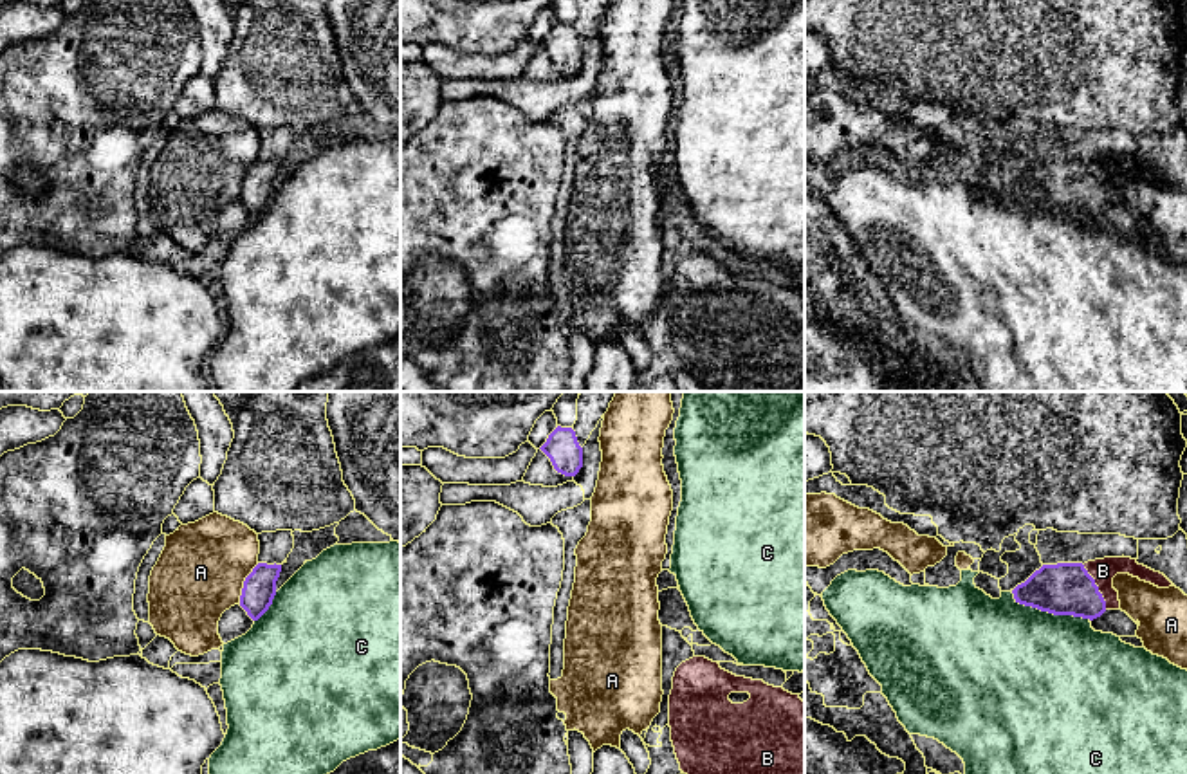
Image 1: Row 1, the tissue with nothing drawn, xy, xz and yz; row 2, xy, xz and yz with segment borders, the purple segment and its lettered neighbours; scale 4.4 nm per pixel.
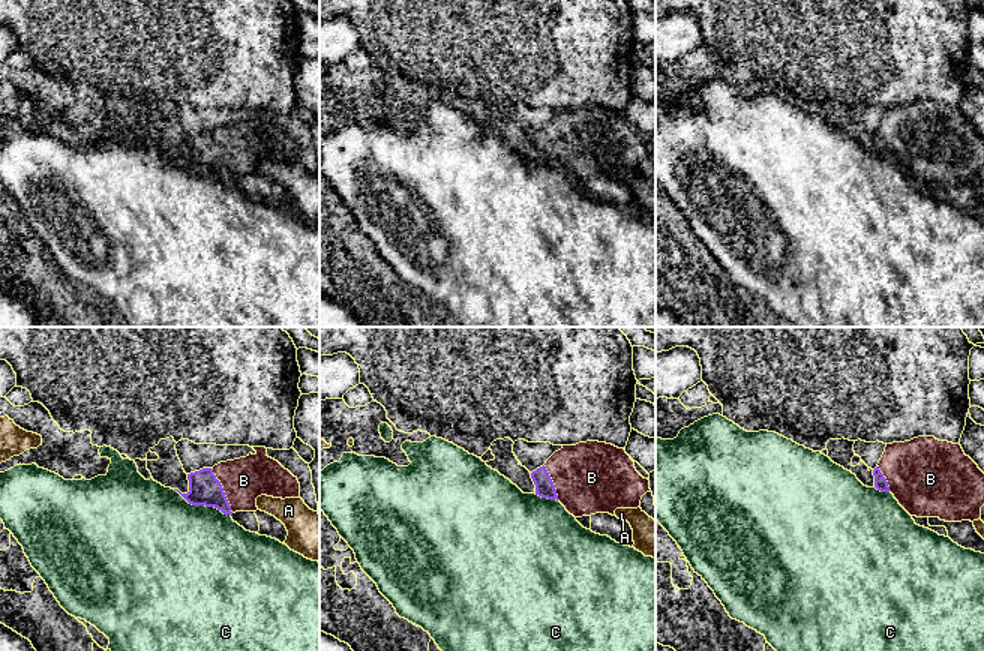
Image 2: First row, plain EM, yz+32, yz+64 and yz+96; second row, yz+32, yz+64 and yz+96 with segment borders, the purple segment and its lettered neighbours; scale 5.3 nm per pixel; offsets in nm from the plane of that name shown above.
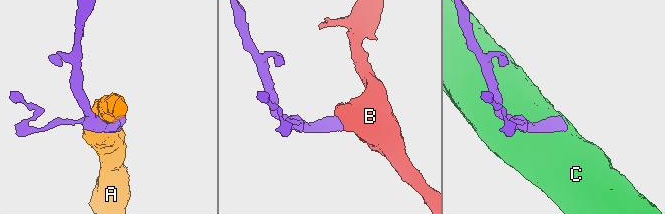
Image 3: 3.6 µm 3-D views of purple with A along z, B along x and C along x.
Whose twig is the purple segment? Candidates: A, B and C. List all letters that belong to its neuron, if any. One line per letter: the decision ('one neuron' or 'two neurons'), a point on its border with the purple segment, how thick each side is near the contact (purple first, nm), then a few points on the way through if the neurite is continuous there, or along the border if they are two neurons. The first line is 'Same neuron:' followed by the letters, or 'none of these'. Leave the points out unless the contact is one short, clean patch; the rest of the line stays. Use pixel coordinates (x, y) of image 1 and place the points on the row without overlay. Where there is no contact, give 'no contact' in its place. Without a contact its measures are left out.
Same neuron: B
A: two neurons; contact xy (244, 179); calibres 150 and 400 nm
B: one neuron; contact yz (1097, 183); calibres 240 and 110 nm; way yz (1067, 184), (1097, 183), (1097, 172), (1103, 166)
C: two neurons; contact yz (1048, 208); calibres 240 and 500 nm; border yz (1011, 186), (1020, 199), (1054, 210), (1090, 215)

